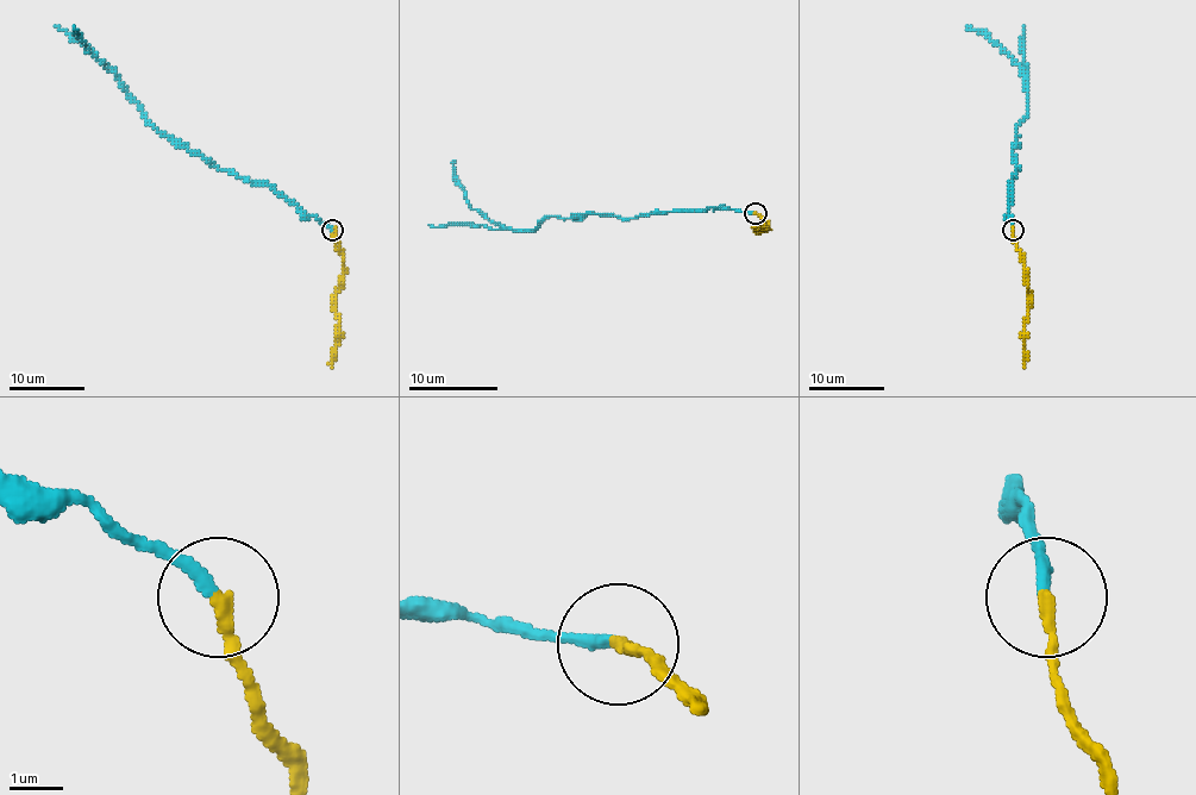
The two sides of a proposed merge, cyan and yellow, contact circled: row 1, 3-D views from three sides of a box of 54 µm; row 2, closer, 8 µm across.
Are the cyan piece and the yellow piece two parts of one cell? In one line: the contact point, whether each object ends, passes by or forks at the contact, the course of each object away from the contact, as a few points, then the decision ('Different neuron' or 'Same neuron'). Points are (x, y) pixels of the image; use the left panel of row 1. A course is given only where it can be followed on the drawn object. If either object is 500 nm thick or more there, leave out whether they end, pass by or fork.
Place: (332, 230). At the ring cyan ends. At the ring yellow ends. Course of cyan: (332, 227), (306, 217), (268, 186), (220, 171), (179, 146), (145, 116), (75, 27). Course of yellow: (332, 230), (344, 268), (342, 287), (334, 296), (338, 326), (331, 368). Different neuron

